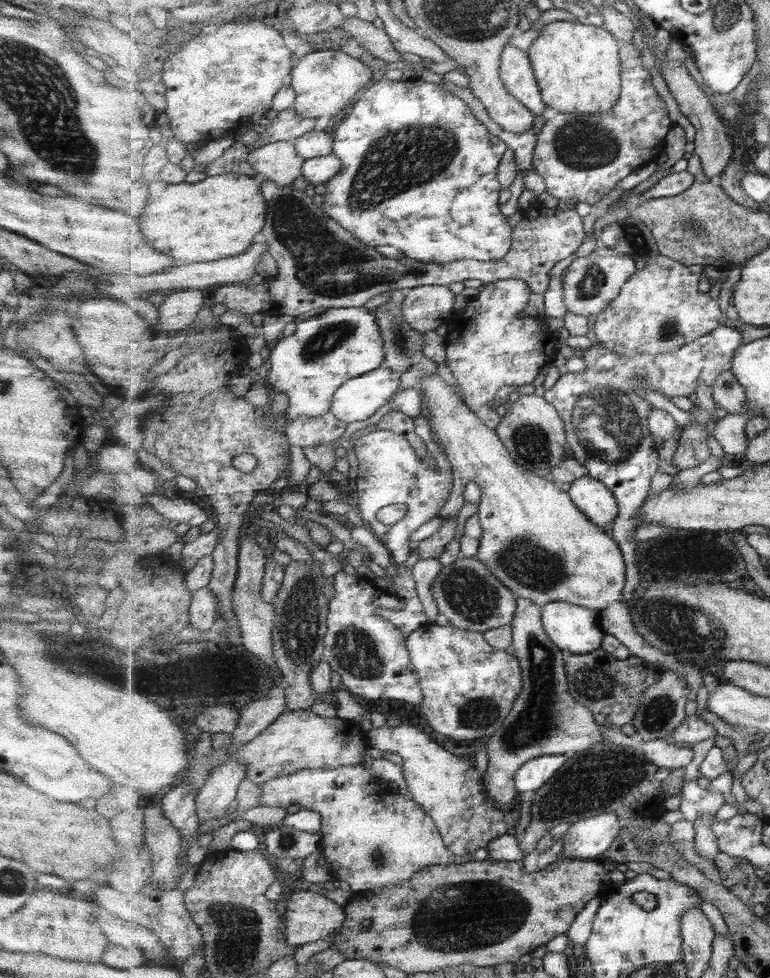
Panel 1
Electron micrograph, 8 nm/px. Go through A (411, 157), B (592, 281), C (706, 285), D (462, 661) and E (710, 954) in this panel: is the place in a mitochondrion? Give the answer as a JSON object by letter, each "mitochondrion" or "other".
{"A":"mitochondrion","B":"mitochondrion","C":"other","D":"other","E":"other"}

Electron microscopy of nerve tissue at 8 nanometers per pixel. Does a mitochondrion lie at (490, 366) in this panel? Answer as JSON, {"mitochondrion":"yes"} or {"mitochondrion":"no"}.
{"mitochondrion":"no"}

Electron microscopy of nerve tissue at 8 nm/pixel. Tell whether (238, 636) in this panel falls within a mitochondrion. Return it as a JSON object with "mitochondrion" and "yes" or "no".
{"mitochondrion":"no"}

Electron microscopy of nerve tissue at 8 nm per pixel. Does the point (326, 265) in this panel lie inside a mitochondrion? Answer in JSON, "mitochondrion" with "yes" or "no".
{"mitochondrion":"yes"}

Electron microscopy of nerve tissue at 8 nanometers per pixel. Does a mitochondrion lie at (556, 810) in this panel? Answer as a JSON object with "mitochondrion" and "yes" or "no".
{"mitochondrion":"yes"}

